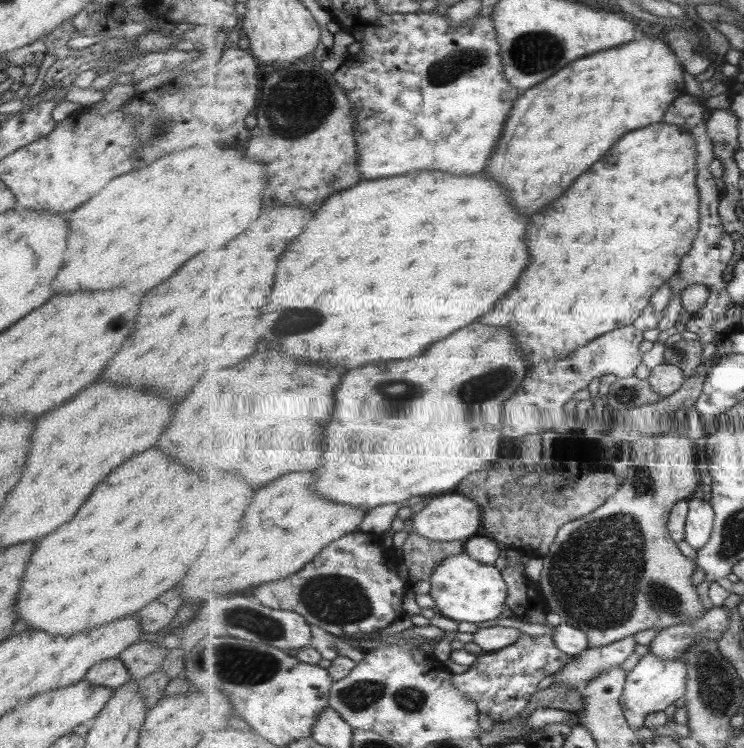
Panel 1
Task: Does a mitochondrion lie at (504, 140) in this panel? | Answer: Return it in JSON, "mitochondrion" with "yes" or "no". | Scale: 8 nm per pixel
{"mitochondrion":"no"}

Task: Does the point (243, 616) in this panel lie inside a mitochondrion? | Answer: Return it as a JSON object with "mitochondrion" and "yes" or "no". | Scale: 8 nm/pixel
{"mitochondrion":"yes"}

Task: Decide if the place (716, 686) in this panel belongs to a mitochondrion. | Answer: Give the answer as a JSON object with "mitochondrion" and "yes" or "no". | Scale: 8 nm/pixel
{"mitochondrion":"yes"}

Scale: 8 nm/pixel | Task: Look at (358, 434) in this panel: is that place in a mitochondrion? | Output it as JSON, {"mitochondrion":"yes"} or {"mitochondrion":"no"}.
{"mitochondrion":"no"}

